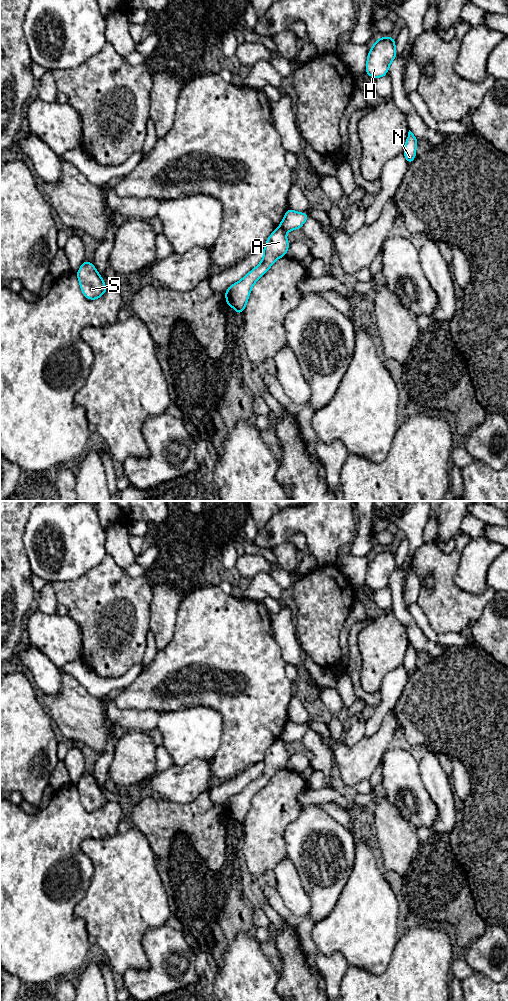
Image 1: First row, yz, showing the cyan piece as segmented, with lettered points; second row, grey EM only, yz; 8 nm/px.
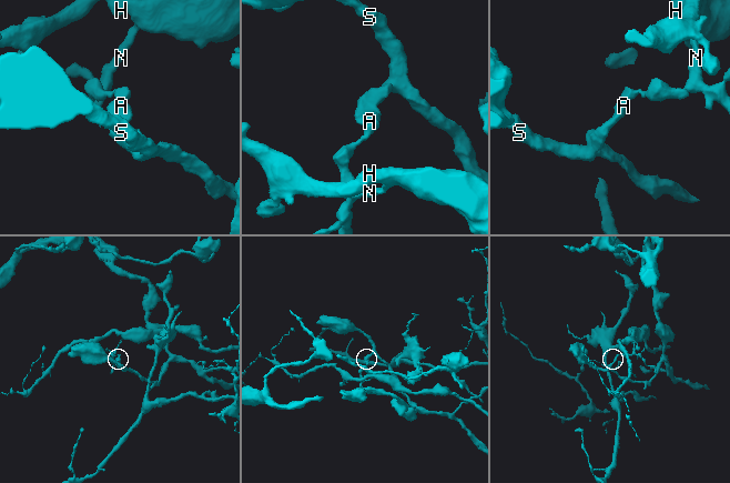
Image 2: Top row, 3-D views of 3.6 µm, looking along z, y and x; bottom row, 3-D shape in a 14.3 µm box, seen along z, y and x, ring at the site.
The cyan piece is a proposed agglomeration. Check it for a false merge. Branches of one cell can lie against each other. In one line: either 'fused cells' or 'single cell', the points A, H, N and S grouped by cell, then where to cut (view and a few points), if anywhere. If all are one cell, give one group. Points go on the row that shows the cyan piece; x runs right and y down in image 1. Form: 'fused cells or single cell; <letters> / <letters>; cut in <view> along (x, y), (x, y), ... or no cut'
fused cells; A S / H N; cut in yz along (279, 226), (285, 232)

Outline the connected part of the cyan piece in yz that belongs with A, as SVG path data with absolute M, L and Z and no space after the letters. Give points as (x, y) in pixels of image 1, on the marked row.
M280 227L276 228L268 237L263 248L263 260L225 291L226 304L234 308L239 316L247 305L253 285L271 268L276 260L286 256L289 246L286 232Z

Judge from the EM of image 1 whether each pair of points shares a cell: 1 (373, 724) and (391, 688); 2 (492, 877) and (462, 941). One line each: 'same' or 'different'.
1: same
2: different

